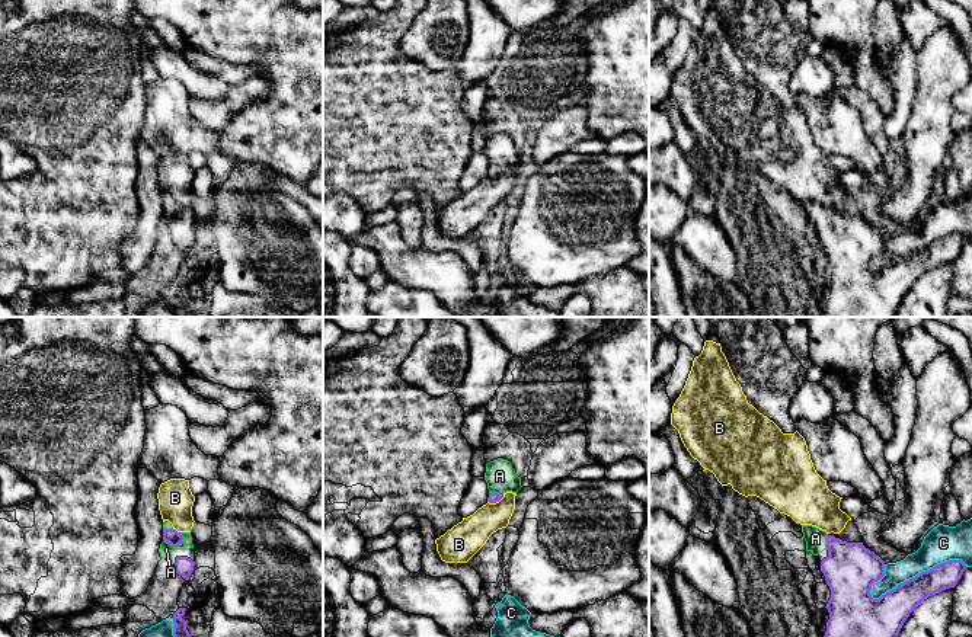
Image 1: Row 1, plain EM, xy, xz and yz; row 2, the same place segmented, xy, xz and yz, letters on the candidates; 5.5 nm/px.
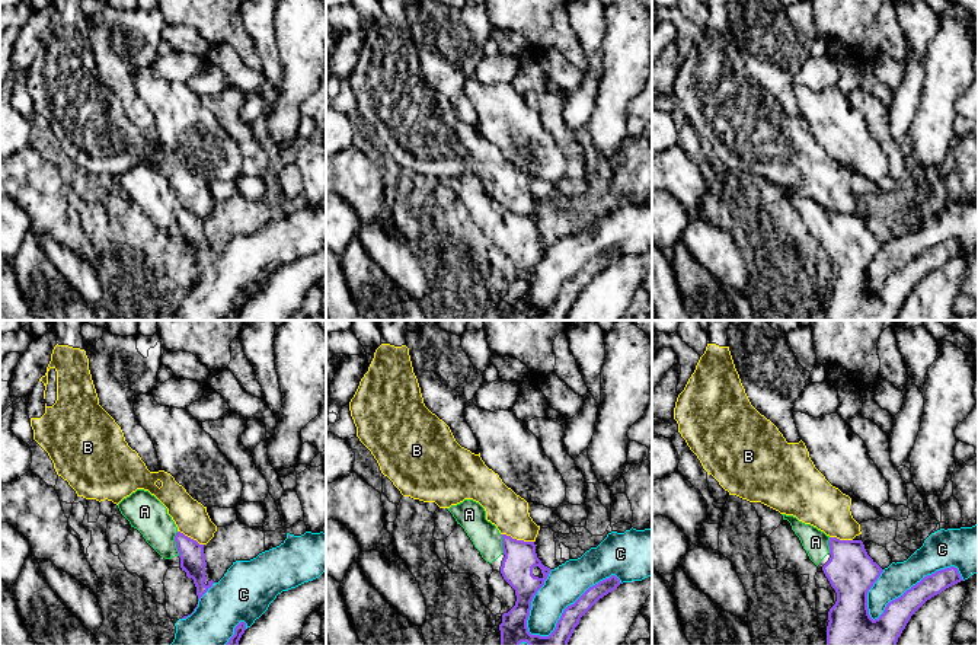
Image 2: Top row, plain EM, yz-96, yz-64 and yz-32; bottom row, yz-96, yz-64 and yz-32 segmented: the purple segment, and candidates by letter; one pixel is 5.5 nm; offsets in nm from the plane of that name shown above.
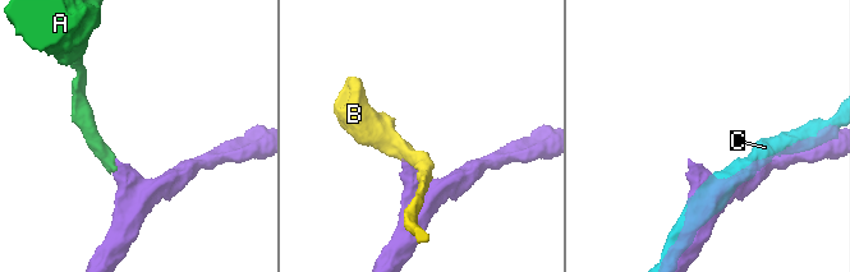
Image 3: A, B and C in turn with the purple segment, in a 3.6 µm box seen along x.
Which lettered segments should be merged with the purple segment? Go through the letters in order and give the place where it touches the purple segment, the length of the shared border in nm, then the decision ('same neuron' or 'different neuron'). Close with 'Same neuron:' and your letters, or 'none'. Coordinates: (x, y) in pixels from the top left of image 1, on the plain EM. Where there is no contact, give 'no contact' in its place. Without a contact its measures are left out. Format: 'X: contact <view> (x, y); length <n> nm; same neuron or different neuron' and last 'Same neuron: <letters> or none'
A: contact xy (175, 220); length 120 nm; same neuron
B: contact xz (496, 175); length 110 nm; different neuron
C: contact yz (918, 247); length 550 nm; different neuron
Same neuron: A

